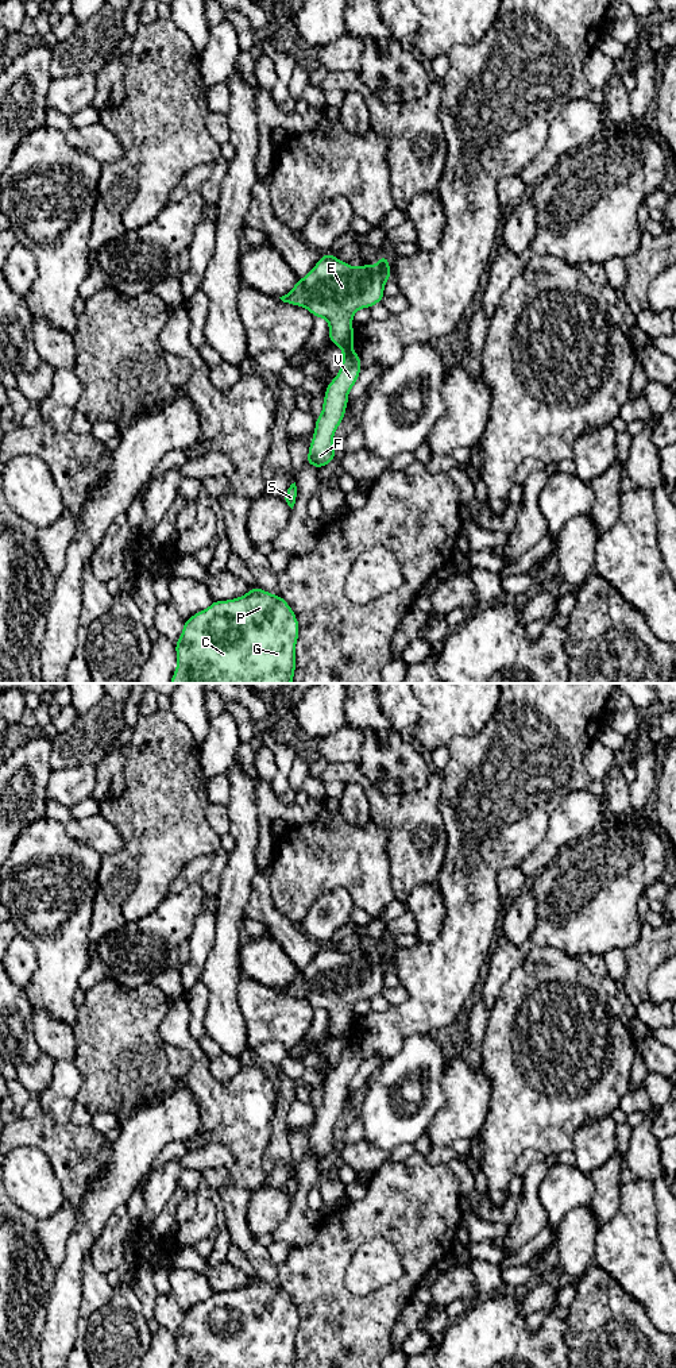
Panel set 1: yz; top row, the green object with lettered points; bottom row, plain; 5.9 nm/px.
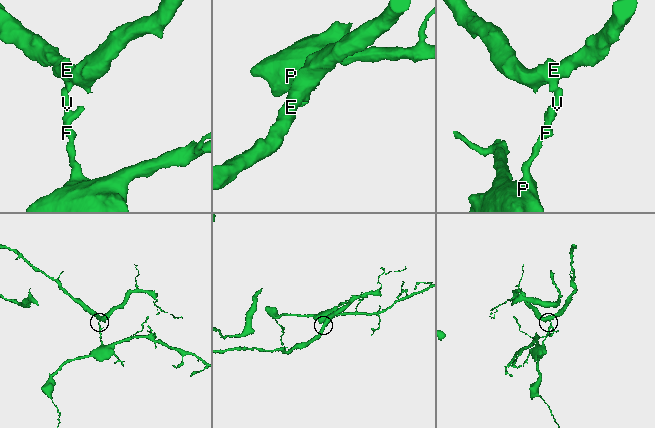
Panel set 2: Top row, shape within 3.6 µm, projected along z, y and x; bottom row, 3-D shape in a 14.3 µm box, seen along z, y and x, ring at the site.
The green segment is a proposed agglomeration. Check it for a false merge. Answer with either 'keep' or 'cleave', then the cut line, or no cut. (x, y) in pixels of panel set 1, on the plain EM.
cleave; cut in yz along (352, 1024), (339, 1036)

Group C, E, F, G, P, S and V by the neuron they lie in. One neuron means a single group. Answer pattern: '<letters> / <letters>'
C F G P S V / E

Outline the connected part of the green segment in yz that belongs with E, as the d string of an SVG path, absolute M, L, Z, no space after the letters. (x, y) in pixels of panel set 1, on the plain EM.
M322 945L306 968L297 971L294 979L279 990L308 999L314 1009L327 1010L329 1032L340 1037L354 1025L355 1003L382 993L389 970L387 947L382 947L372 960L368 955L352 959L333 945Z

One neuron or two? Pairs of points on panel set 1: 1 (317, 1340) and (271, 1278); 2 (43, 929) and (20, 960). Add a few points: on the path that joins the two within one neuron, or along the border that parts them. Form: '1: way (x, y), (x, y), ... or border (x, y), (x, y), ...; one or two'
1: border (277, 1267), (281, 1286); two
2: border (18, 933), (35, 951), (37, 968), (31, 978); two

